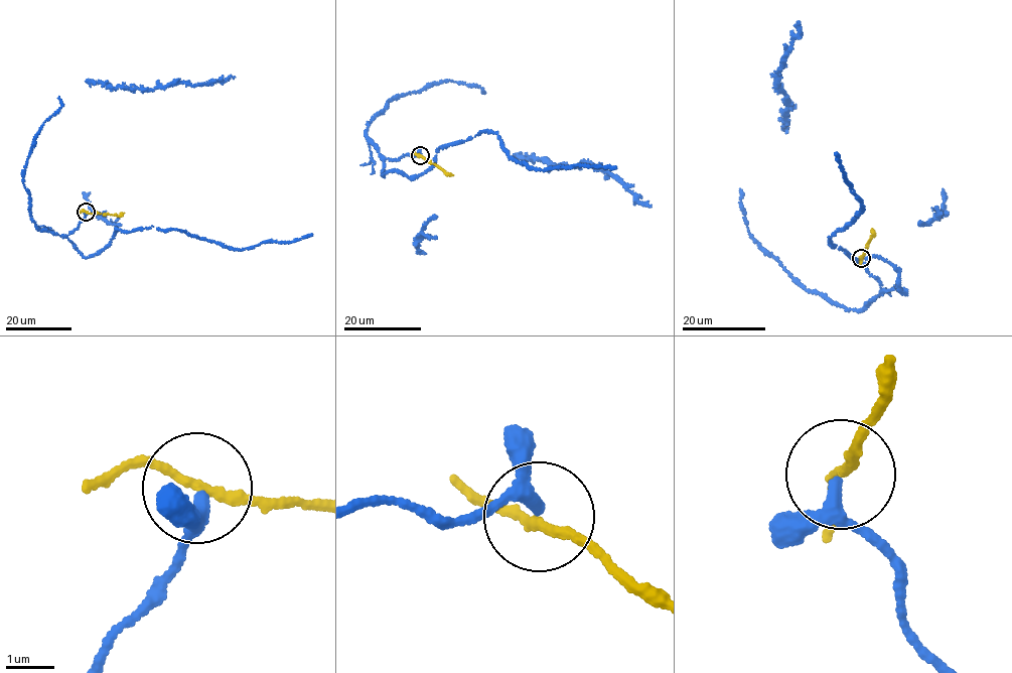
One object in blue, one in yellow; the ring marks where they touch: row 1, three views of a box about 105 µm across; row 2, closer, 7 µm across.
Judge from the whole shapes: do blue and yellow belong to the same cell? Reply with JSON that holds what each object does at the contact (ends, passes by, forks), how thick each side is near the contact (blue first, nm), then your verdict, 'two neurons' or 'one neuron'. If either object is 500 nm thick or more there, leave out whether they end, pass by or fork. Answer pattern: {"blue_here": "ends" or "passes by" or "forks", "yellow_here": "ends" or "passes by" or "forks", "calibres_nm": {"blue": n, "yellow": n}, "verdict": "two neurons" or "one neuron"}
{"blue_here": "passes by", "yellow_here": "passes by", "calibres_nm": {"blue": 200, "yellow": 180}, "verdict": "two neurons"}

